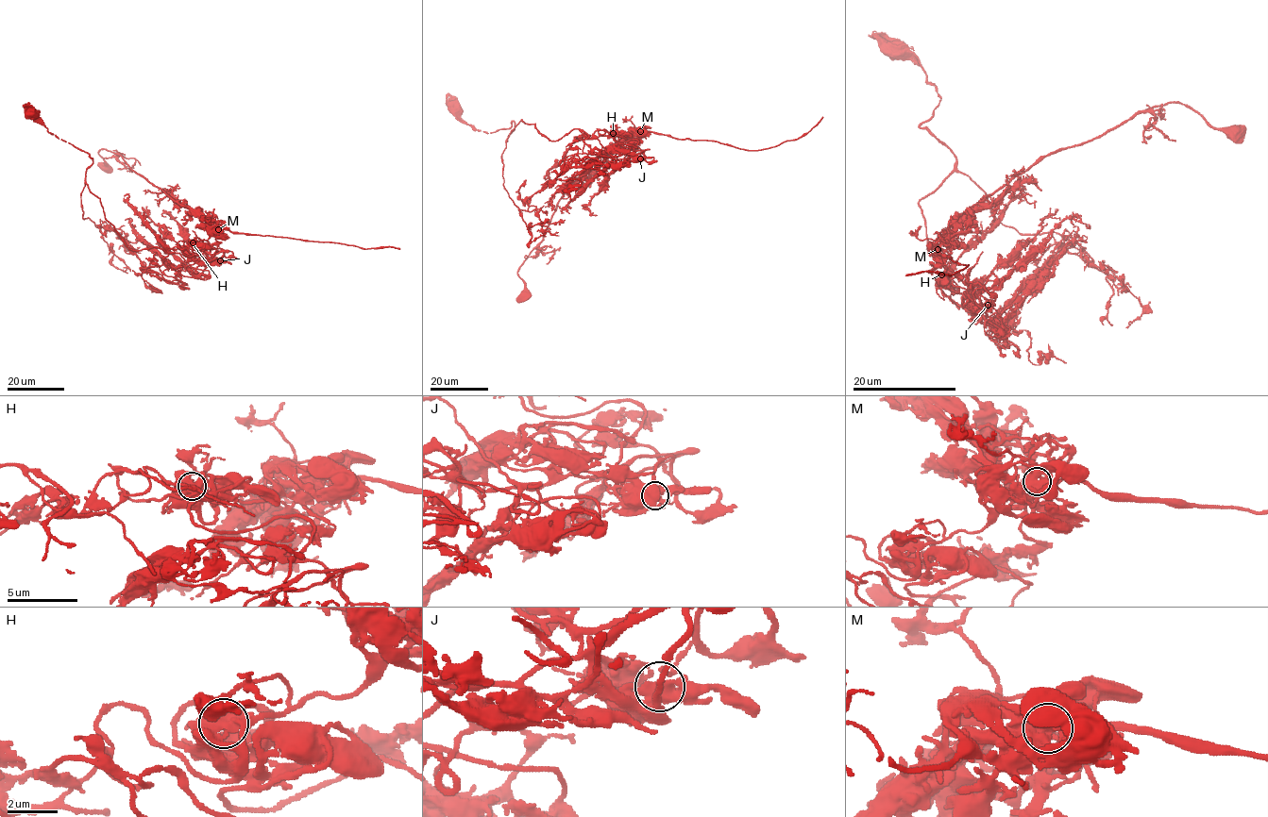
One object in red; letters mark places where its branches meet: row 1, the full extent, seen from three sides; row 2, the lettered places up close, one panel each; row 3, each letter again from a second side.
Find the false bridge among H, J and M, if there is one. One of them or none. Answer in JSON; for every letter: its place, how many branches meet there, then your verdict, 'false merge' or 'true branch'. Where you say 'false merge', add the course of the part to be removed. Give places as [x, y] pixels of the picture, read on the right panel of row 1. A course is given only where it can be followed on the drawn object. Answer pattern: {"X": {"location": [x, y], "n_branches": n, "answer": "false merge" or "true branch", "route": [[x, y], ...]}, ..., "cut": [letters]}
{"H": {"location": [941, 275], "n_branches": 6, "answer": "true branch"}, "J": {"location": [988, 305], "n_branches": 6, "answer": "true branch"}, "M": {"location": [938, 249], "n_branches": 7, "answer": "false merge", "route": [[937, 249], [968, 208], [1044, 156], [1080, 145], [1138, 112], [1178, 102], [1212, 126], [1246, 129]]}, "cut": ["M"]}

